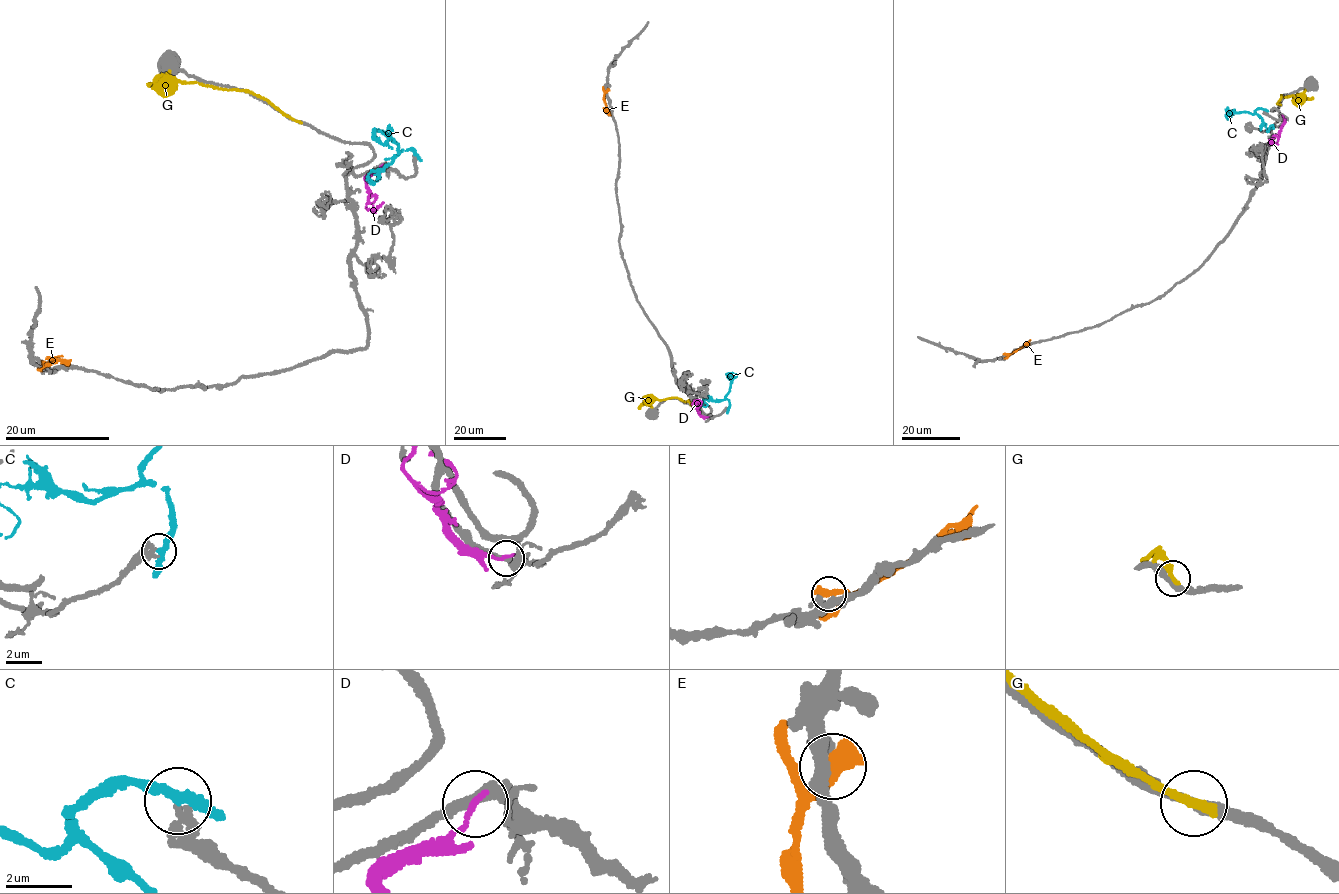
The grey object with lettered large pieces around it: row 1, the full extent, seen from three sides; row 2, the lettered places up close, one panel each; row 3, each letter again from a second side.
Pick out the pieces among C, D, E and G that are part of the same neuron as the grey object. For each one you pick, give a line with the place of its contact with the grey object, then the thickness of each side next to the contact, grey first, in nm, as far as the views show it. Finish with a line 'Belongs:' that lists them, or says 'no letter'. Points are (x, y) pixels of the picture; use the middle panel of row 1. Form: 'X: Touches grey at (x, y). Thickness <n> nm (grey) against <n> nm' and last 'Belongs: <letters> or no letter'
Belongs: no letter

